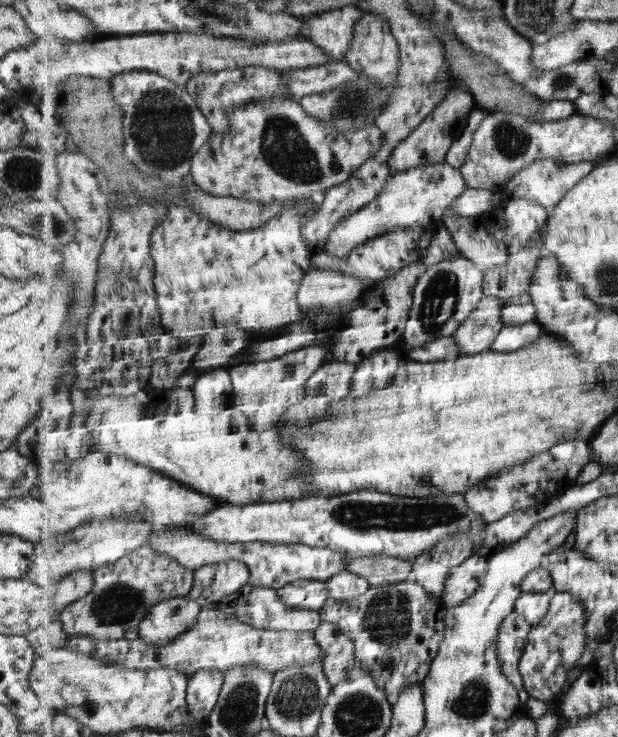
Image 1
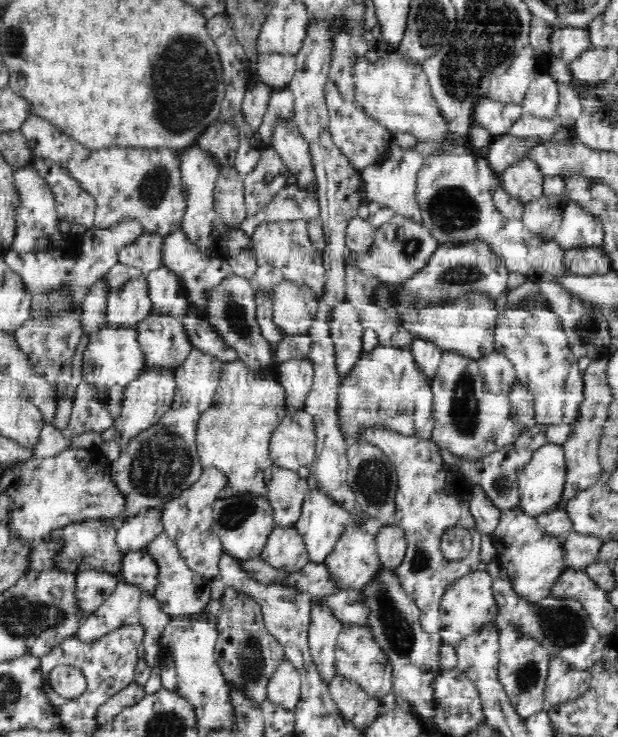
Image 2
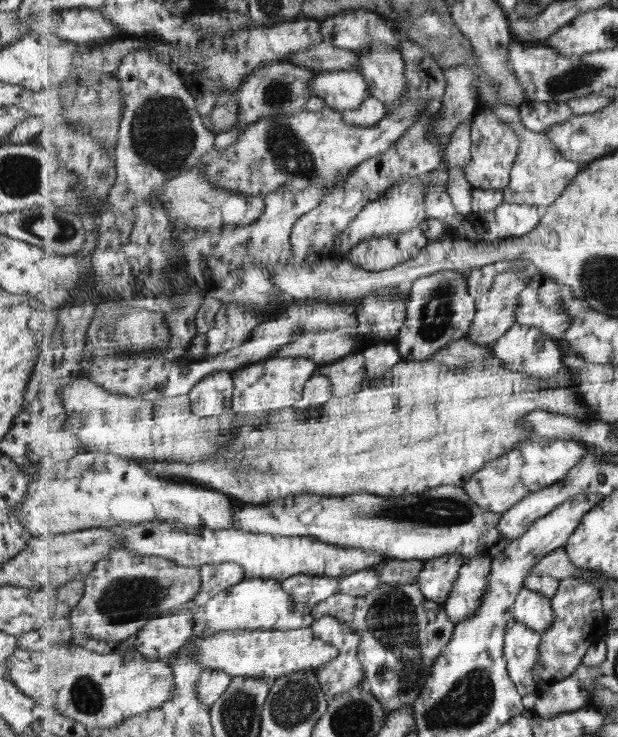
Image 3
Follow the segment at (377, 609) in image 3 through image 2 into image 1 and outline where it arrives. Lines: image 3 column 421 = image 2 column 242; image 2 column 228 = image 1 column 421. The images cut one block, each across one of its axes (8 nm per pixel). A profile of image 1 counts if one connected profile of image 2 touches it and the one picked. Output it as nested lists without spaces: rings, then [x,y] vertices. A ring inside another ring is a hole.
[[[413,578],[403,583],[371,586],[365,594],[358,597],[347,599],[329,597],[320,614],[323,621],[339,625],[339,628],[354,640],[357,660],[370,670],[374,681],[387,693],[391,704],[394,705],[404,688],[424,682],[430,673],[431,665],[438,656],[448,628],[447,622],[442,617],[443,608],[443,604],[434,601],[423,586]]]

